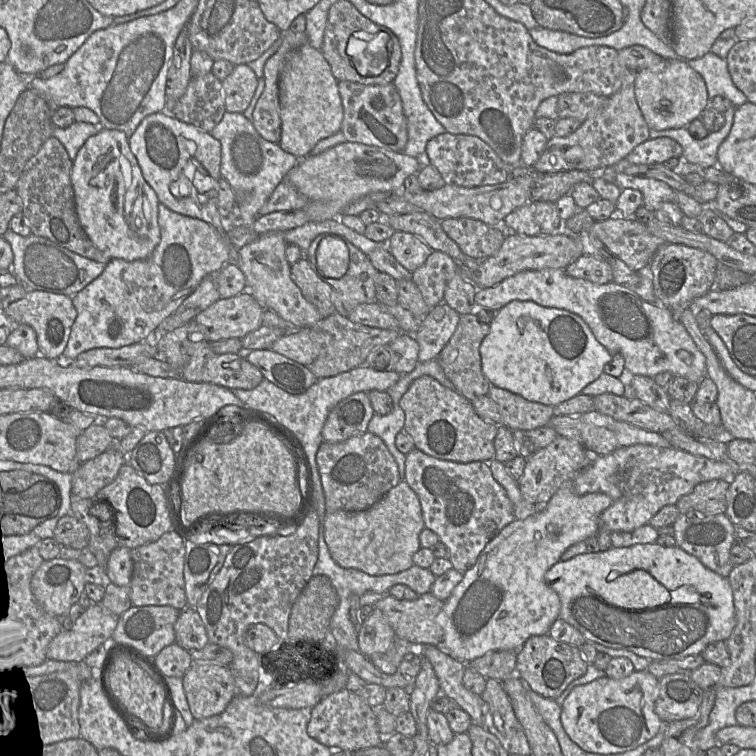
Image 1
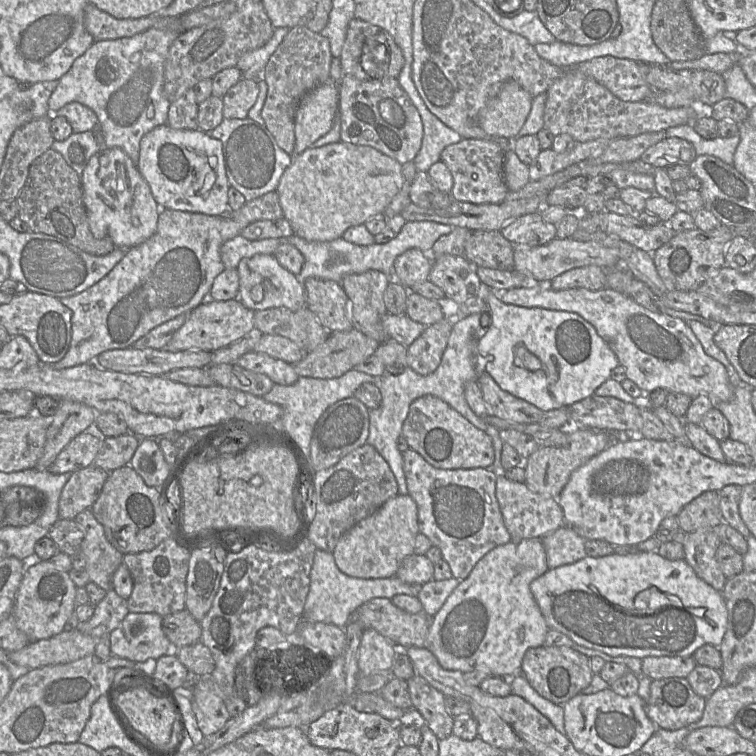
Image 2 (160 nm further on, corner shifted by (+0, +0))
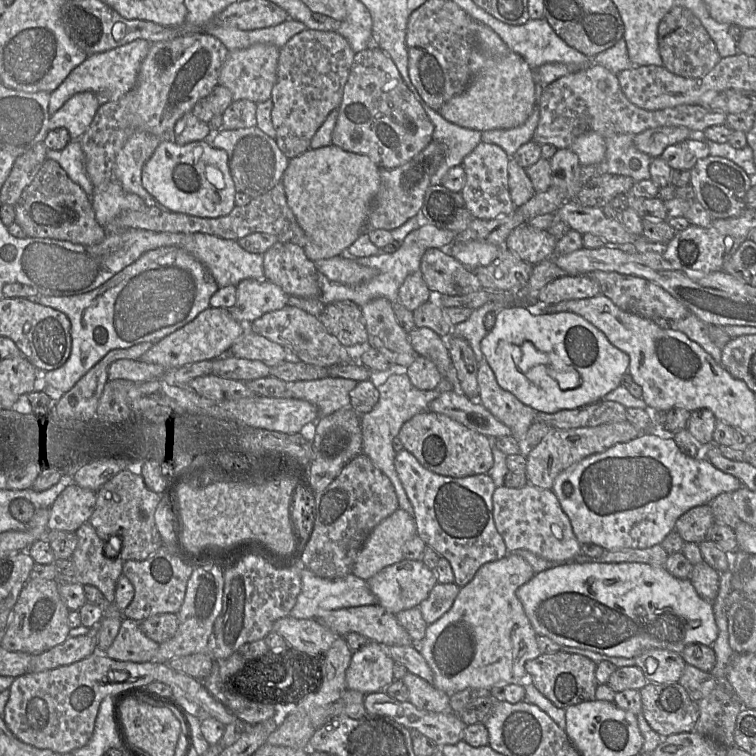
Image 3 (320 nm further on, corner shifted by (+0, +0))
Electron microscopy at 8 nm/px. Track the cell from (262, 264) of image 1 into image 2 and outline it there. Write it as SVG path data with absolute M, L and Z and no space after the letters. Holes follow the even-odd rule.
M257 254L240 260L237 266L239 274L238 300L253 311L270 308L285 307L296 311L306 306L306 293L304 286L300 284L294 274L282 267L273 254ZM260 285L264 292L261 302L252 299L252 289Z

